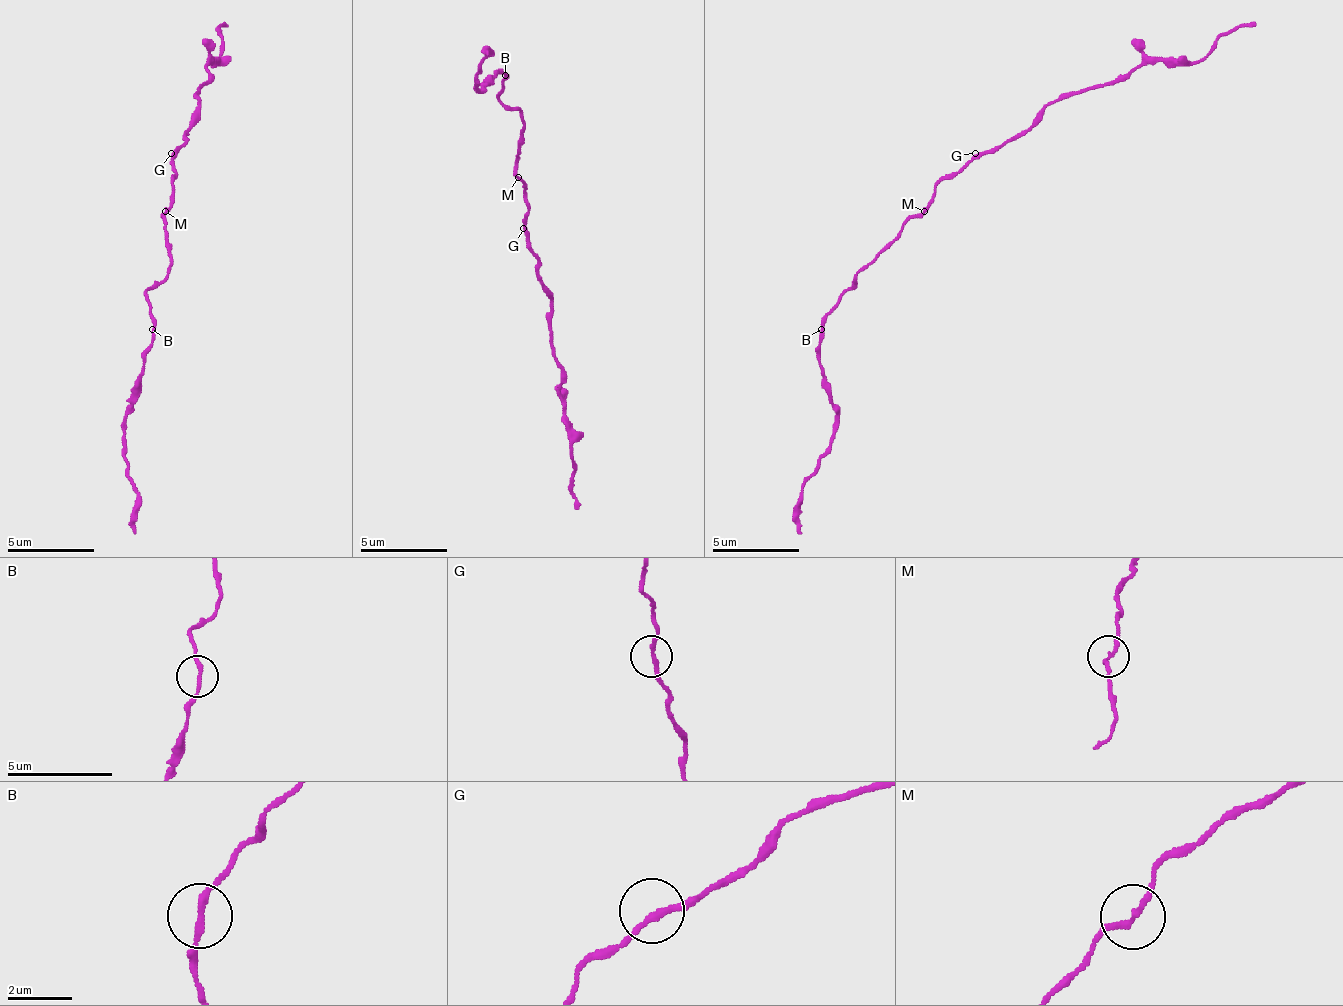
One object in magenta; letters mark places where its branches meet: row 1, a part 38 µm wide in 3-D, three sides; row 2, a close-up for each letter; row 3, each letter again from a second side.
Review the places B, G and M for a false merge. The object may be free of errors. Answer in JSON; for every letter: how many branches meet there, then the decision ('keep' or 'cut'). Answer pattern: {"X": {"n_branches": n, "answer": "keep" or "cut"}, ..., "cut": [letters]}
{"B": {"n_branches": 2, "answer": "cut"}, "G": {"n_branches": 2, "answer": "keep"}, "M": {"n_branches": 2, "answer": "keep"}, "cut": ["B"]}

